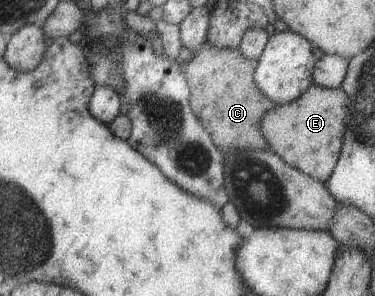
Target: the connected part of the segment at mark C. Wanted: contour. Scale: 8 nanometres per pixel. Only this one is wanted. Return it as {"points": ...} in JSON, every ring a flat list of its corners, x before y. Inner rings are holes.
{"points":[[205,44,183,69,188,87,192,113,204,123,205,130,214,139,214,145,223,153,240,149,266,147,260,135,258,121,264,113,277,105,256,87,253,73,257,60,246,59,238,48,220,49]]}

